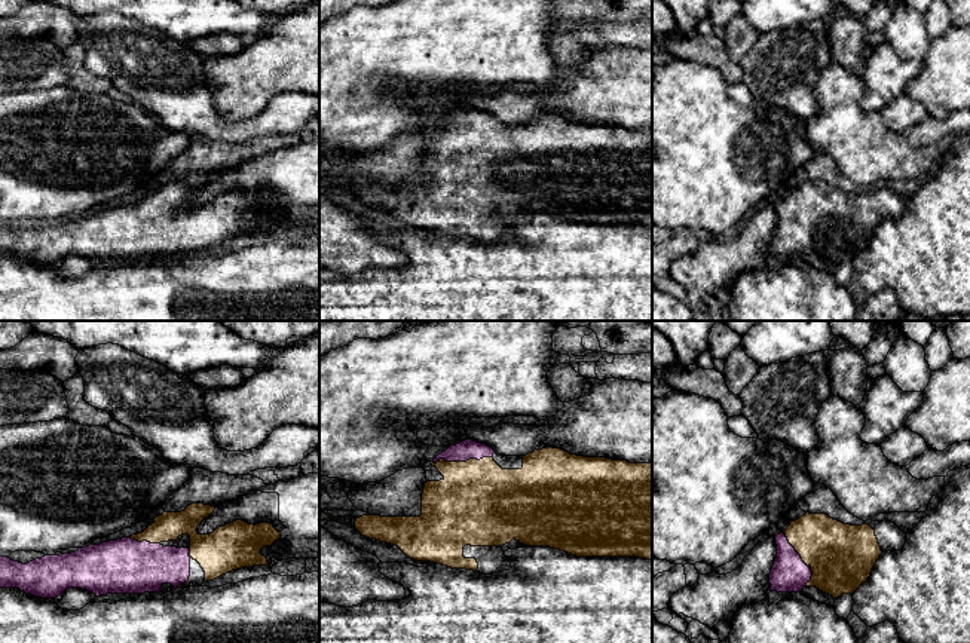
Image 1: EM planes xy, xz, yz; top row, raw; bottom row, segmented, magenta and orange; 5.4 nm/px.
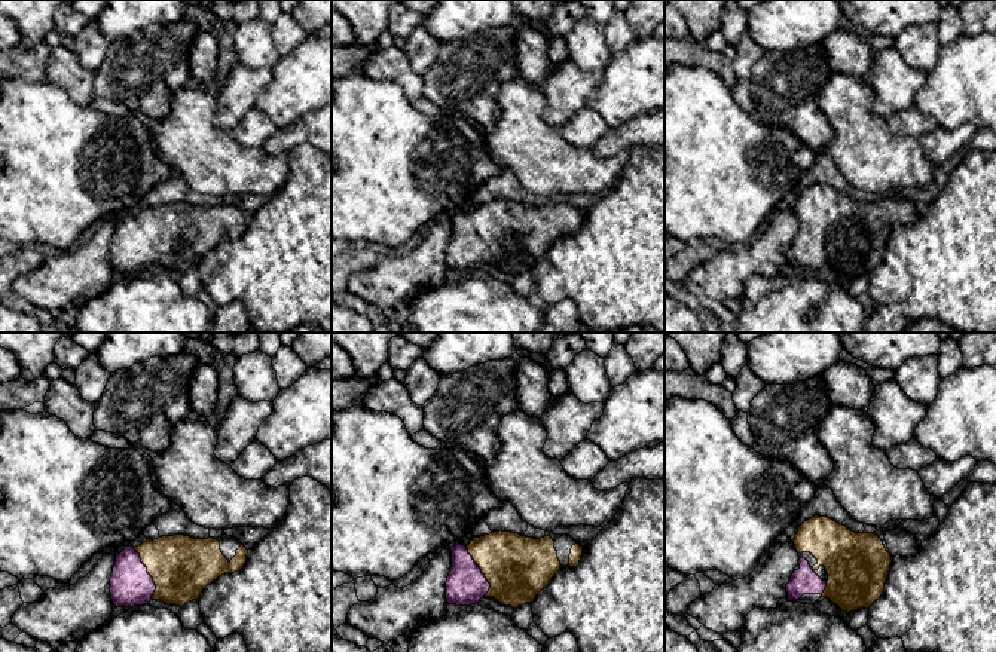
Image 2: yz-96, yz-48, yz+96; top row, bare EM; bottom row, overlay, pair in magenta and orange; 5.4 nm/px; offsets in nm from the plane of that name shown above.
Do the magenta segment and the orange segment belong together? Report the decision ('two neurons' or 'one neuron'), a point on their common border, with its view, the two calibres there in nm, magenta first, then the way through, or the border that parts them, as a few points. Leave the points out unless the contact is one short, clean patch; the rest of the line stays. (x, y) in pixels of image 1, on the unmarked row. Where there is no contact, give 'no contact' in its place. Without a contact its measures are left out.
one neuron | xz (462, 128) | 110/460 nm

